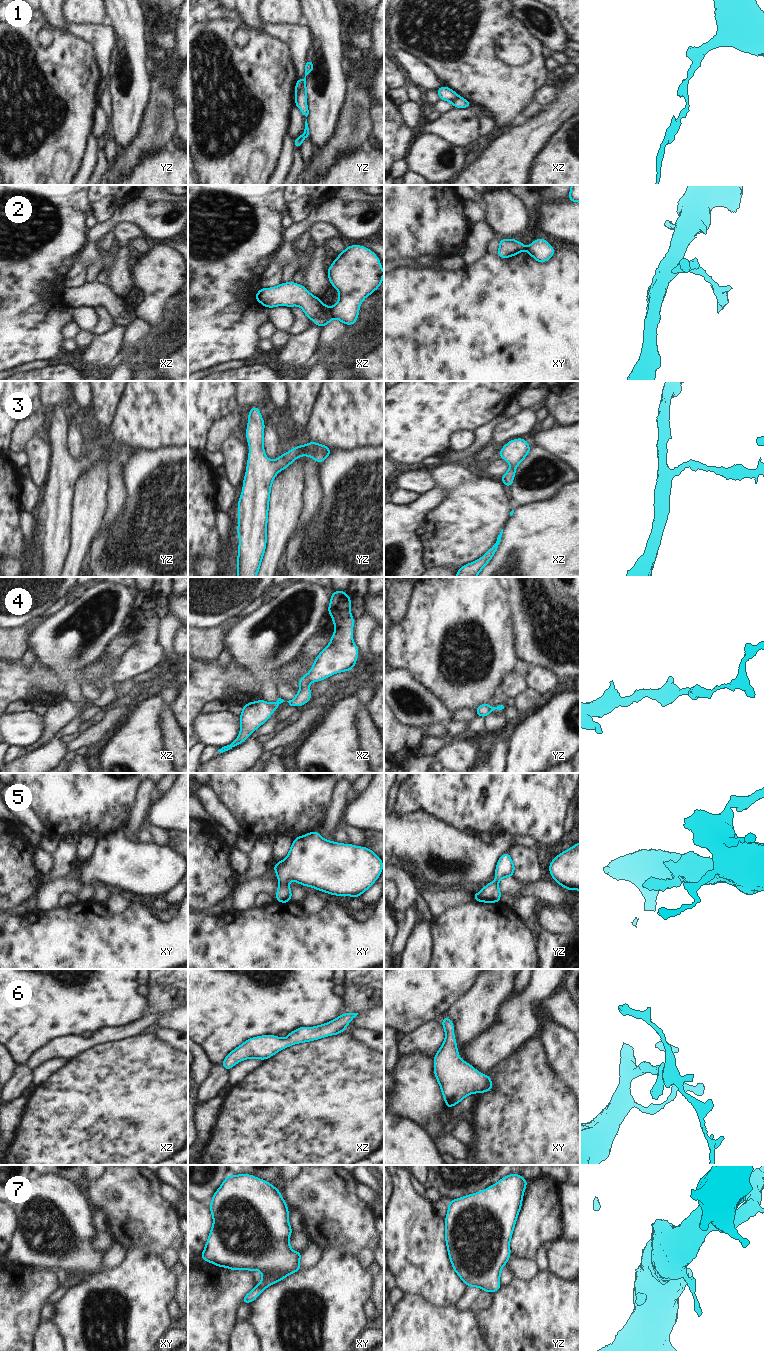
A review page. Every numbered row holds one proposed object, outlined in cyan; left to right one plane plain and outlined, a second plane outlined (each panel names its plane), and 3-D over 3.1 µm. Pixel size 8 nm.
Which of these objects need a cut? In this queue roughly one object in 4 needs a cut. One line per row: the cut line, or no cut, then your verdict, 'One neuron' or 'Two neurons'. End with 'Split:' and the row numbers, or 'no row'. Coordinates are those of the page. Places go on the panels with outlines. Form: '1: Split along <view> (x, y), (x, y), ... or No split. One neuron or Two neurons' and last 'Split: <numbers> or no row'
1: Split along yz (305, 76), (295, 98). Two neurons
2: Split along xz (329, 308), (332, 316). Two neurons
3: No split. One neuron
4: No split. One neuron
5: No split. One neuron
6: No split. One neuron
7: No split. One neuron
Split: 1, 2.

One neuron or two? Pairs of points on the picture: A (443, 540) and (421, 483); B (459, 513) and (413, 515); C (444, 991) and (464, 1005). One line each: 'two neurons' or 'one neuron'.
A: two neurons
B: two neurons
C: two neurons

